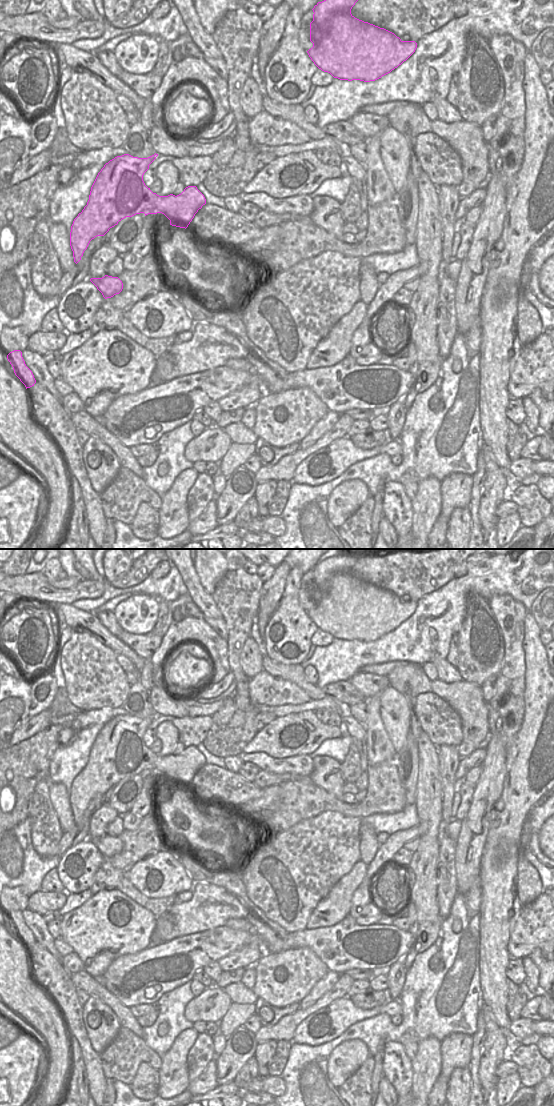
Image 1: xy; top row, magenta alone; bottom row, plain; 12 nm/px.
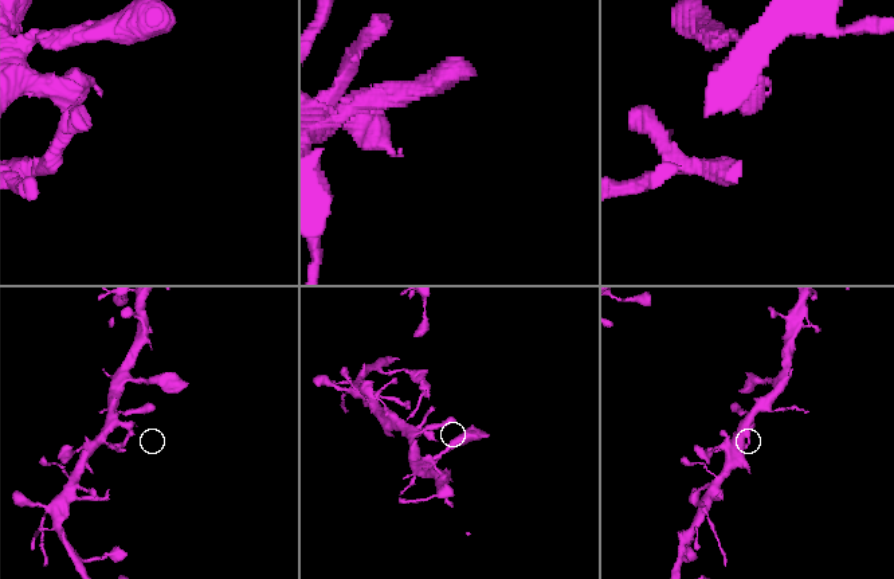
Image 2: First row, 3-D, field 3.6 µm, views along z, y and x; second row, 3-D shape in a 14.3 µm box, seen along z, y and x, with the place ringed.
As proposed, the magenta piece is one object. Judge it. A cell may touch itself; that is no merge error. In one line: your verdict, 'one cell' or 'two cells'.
one cell

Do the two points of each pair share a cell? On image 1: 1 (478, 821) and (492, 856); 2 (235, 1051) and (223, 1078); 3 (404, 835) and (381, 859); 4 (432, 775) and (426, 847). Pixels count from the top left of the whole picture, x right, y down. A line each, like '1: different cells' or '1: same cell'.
1: different cells
2: same cell
3: same cell
4: same cell

